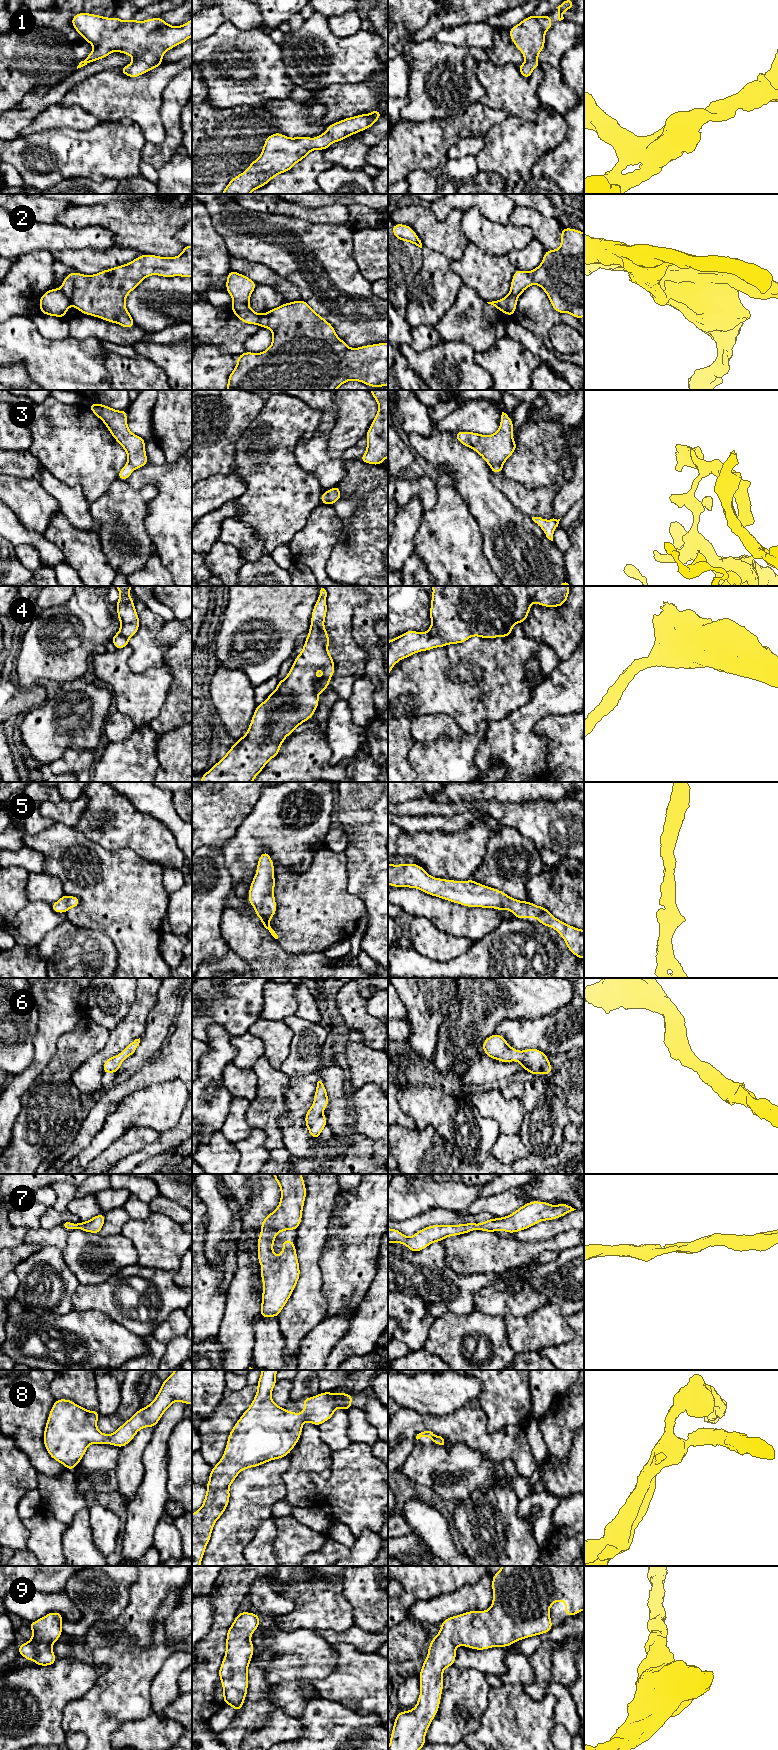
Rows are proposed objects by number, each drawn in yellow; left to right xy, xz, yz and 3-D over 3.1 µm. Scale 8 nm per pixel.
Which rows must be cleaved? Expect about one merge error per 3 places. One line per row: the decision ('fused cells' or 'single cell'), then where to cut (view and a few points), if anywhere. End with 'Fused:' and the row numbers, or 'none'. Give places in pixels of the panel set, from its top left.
1: single cell | no cut
2: fused cells | xy (59, 289), (71, 304)
3: fused cells | xz (325, 492), (327, 503)
4: single cell | no cut
5: single cell | no cut
6: single cell | no cut
7: single cell | no cut
8: single cell | no cut
9: single cell | no cut
Fused: 2, 3

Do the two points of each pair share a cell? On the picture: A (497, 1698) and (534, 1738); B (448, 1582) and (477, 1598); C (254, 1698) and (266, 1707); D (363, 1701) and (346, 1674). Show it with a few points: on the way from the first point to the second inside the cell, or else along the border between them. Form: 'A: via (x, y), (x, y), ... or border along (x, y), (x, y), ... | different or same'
A: via (508, 1709), (512, 1713), (513, 1721), (523, 1731) | same
B: border along (481, 1577), (473, 1584), (465, 1584), (438, 1595) | different
C: via (257, 1698), (263, 1704) | same
D: via (363, 1694), (363, 1691), (353, 1681) | same

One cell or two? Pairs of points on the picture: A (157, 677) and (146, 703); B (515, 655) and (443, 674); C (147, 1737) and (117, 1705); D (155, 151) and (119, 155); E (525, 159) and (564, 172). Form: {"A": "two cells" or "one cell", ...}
{"A": "one cell", "B": "one cell", "C": "two cells", "D": "two cells", "E": "two cells"}

